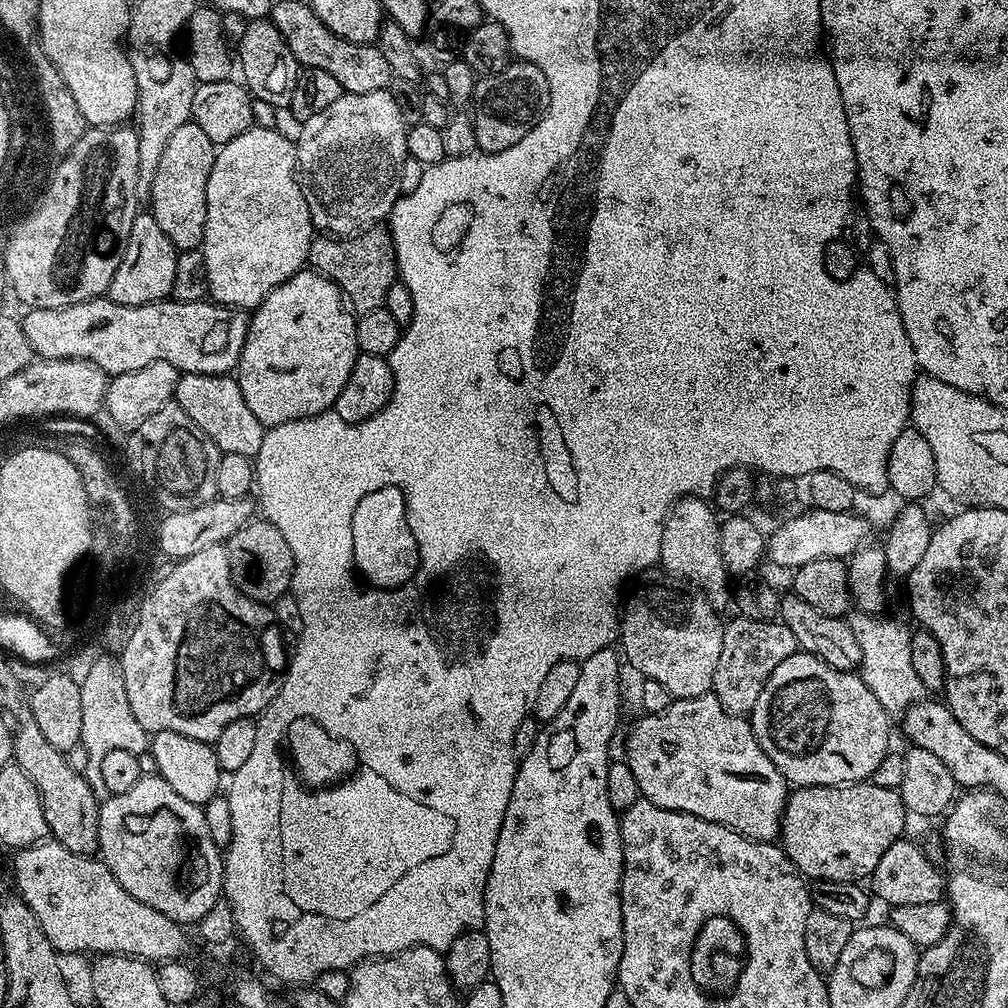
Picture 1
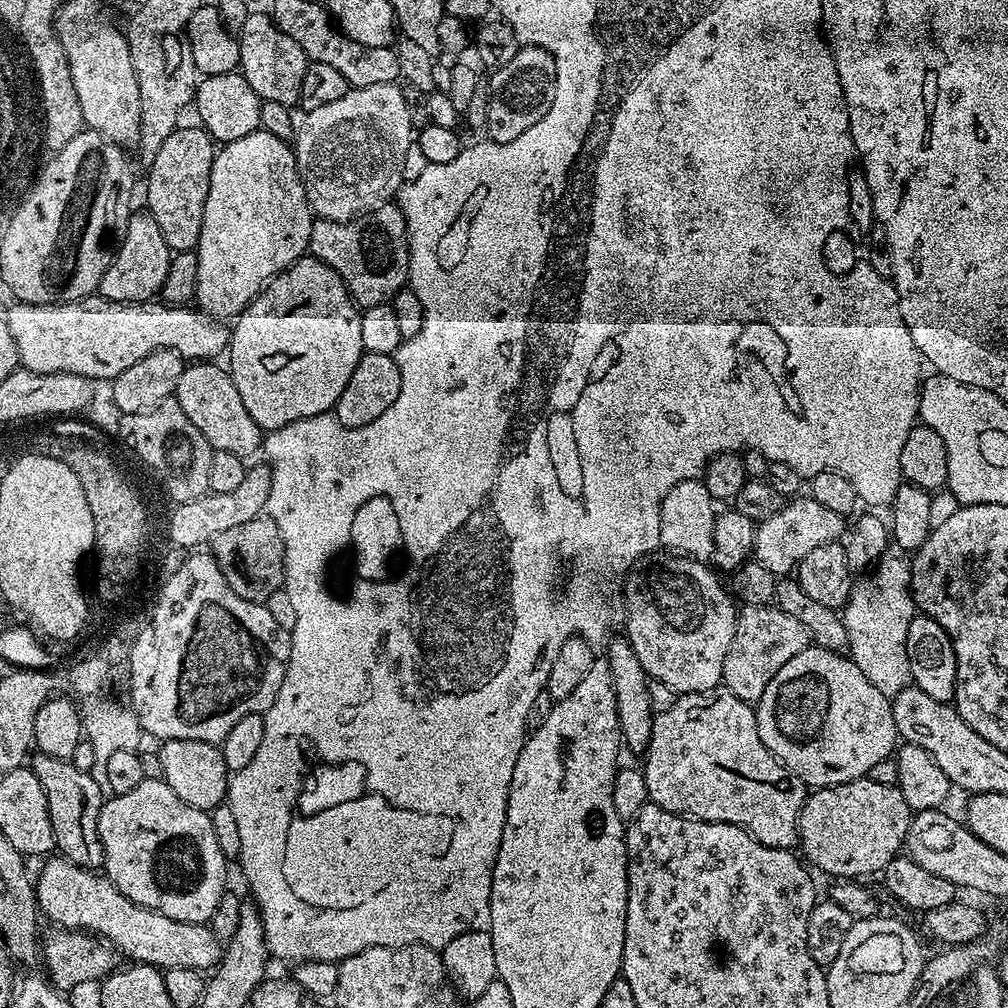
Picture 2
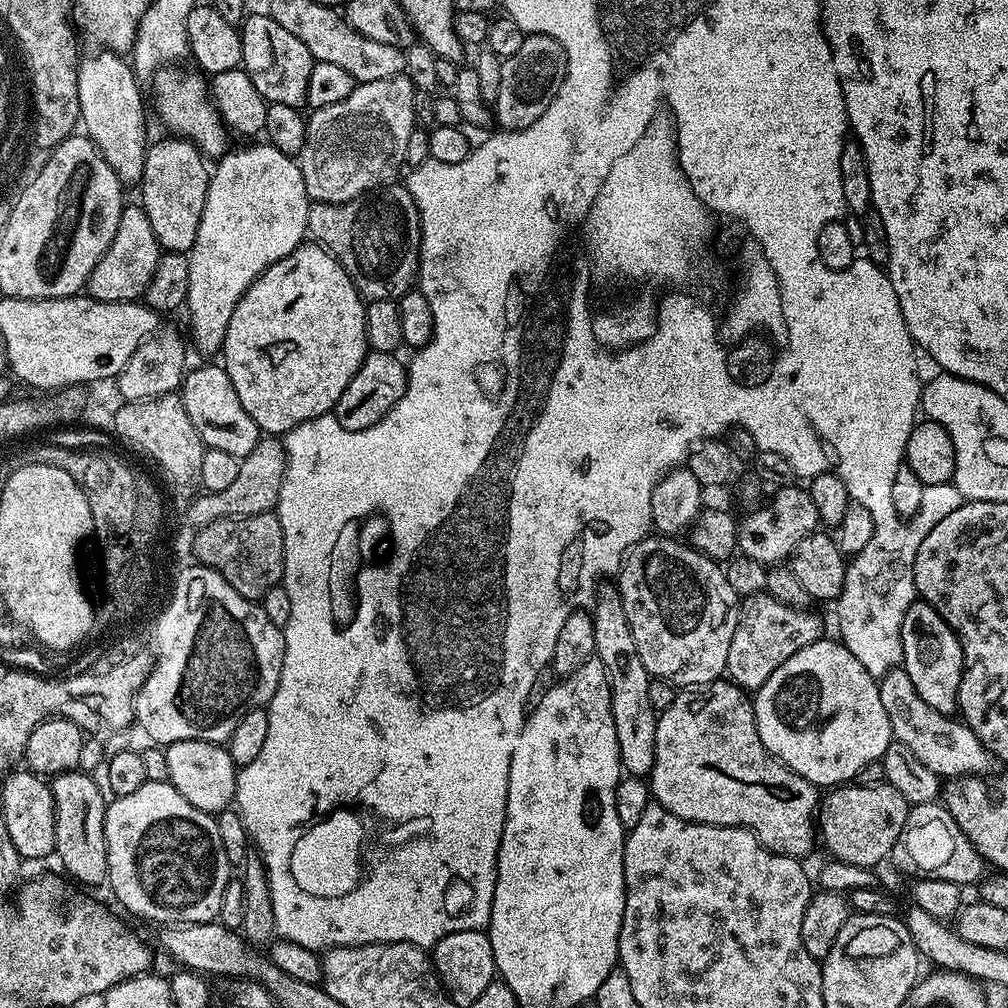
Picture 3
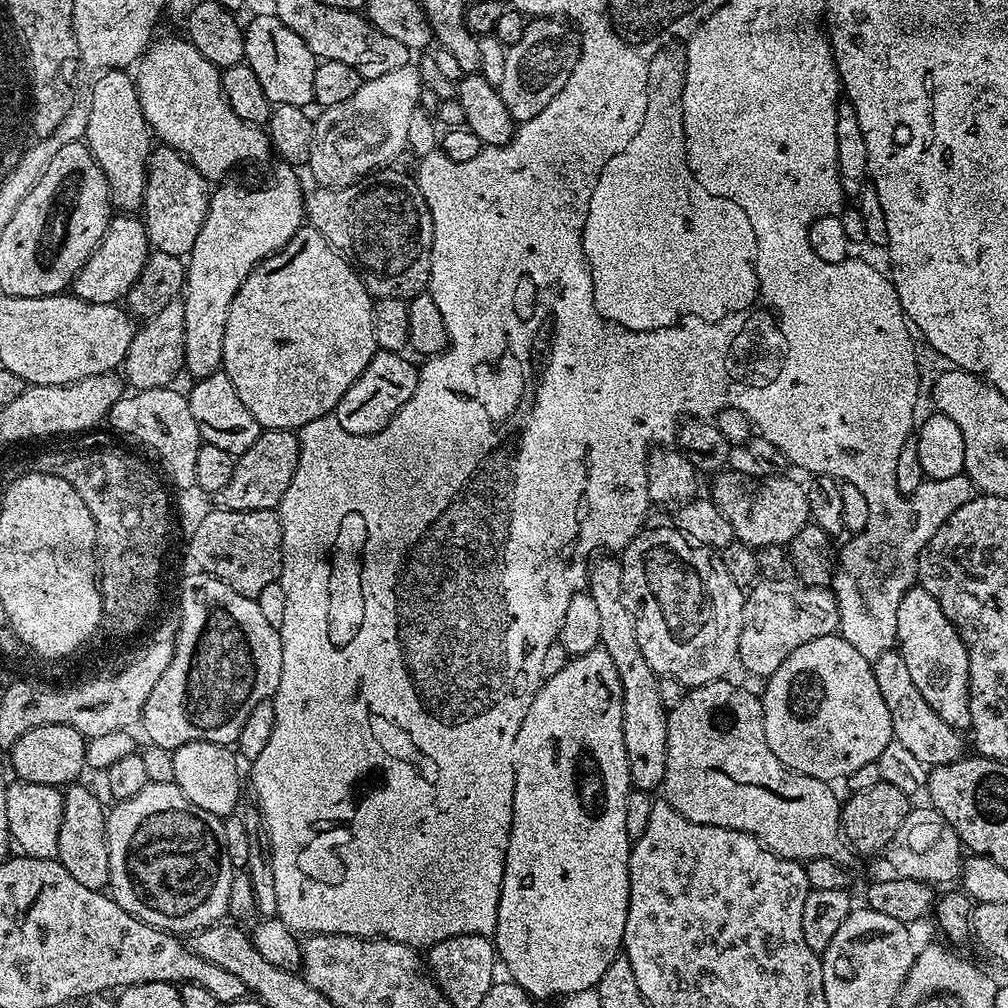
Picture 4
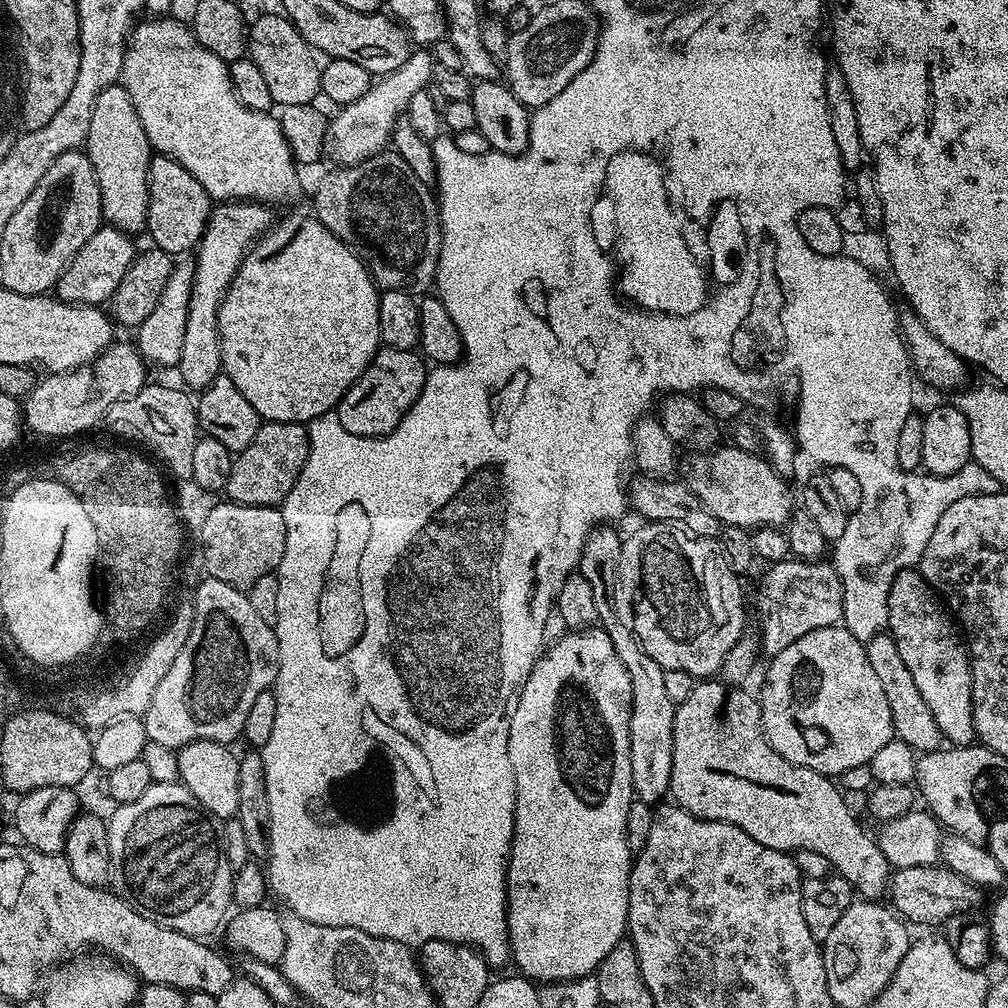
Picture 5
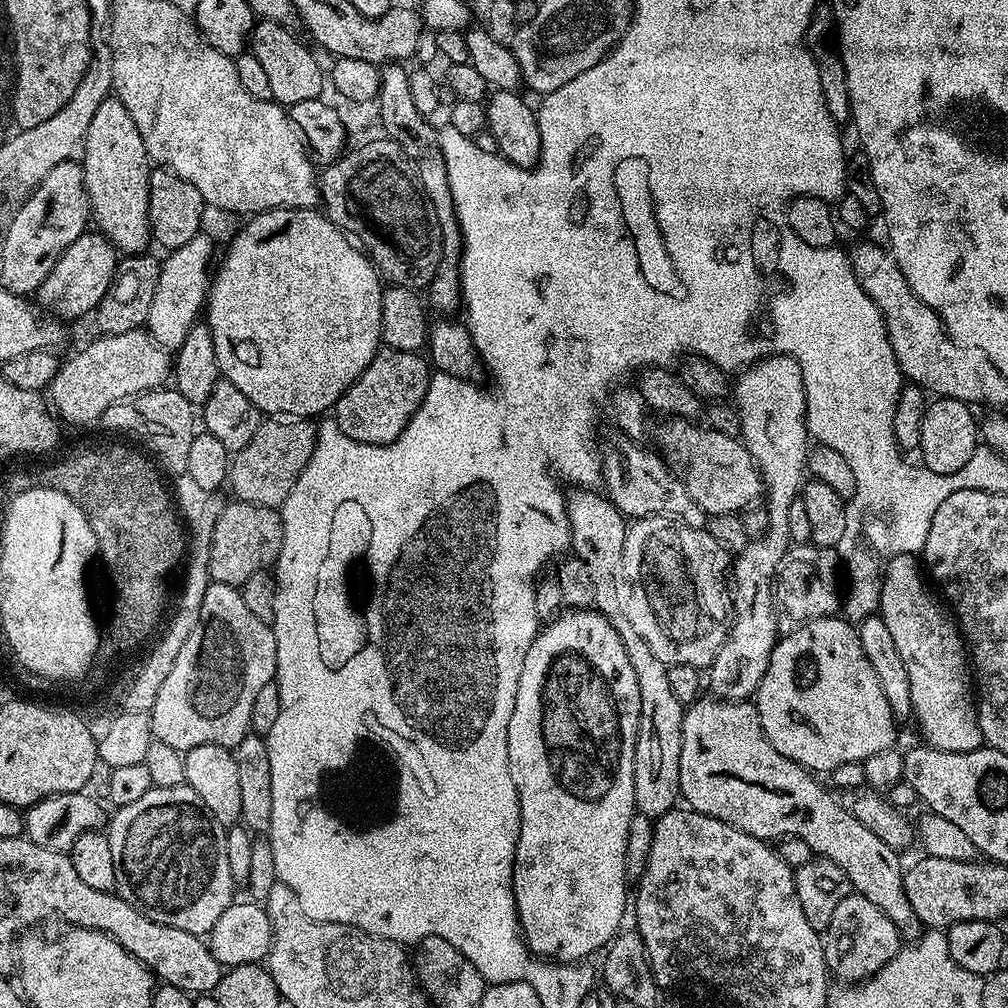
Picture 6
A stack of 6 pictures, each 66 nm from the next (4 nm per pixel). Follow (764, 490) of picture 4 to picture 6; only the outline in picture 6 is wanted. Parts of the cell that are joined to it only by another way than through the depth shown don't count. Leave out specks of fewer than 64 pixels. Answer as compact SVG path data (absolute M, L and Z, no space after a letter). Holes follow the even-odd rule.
M668 418L656 432L655 451L670 471L690 490L690 498L702 506L708 516L743 513L761 499L764 481L756 469L754 458L744 449L737 437L715 432L691 420Z

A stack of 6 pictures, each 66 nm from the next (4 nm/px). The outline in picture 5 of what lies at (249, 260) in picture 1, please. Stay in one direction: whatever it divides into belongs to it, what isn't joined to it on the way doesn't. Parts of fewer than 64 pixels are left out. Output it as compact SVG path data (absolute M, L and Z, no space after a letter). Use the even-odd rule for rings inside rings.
M230 200L213 207L204 237L194 252L196 273L190 294L190 314L186 314L186 334L182 341L182 354L178 371L179 383L185 389L199 394L214 378L222 374L222 354L218 334L218 310L234 274L239 270L249 248L272 227L273 209L267 204L251 200Z

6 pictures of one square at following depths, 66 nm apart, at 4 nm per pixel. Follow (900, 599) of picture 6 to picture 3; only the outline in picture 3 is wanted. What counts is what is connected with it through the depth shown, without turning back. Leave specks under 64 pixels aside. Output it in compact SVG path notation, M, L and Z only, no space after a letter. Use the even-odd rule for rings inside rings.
M917 599L906 610L906 618L902 618L902 650L904 658L902 667L910 674L910 682L914 682L914 690L926 698L934 710L952 716L957 711L960 699L958 692L962 682L964 659L962 646L951 626L944 621L942 614L934 610L925 600Z

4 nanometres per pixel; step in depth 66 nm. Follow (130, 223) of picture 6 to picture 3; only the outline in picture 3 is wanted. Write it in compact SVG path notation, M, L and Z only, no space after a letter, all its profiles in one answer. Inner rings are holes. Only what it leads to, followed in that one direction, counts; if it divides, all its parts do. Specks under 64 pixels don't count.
M96 50L93 56L85 55L78 70L78 102L83 131L89 140L100 148L100 153L110 162L112 169L122 182L138 182L146 162L147 147L150 143L148 128L144 125L144 96L140 93L141 81L132 71L131 63L123 55L107 50Z

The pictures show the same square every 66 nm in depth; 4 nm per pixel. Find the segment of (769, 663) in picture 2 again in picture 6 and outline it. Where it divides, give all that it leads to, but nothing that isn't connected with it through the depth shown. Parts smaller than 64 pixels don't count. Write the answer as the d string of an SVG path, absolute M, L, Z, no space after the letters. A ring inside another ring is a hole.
M813 544L793 545L778 564L776 571L776 623L782 634L793 632L807 620L835 615L842 604L842 566L834 548ZM840 575L840 576L839 576ZM840 586L840 588L839 588ZM840 590L840 596L838 594Z

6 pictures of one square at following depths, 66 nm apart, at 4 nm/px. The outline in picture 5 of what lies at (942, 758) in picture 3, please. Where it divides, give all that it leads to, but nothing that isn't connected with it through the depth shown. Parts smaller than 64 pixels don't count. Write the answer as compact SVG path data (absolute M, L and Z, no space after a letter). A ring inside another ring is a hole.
M887 630L880 632L866 641L864 649L866 658L870 658L870 666L874 669L883 692L886 693L895 739L906 742L906 746L910 746L917 754L935 752L942 744L940 727L938 722L934 722L934 716L930 714L926 702L922 702L918 686L914 686L914 674L910 674L910 666L906 666L906 662L902 659L902 653L898 651L898 642L892 633Z

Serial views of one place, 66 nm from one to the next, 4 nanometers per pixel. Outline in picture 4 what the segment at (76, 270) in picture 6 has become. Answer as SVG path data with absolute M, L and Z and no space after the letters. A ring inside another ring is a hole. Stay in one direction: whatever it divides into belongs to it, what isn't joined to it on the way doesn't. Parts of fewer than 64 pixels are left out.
M136 214L113 215L102 242L98 242L94 254L86 258L86 266L82 266L76 275L75 295L86 302L120 304L127 297L130 286L138 282L148 261L149 251L148 231L144 229L143 219Z

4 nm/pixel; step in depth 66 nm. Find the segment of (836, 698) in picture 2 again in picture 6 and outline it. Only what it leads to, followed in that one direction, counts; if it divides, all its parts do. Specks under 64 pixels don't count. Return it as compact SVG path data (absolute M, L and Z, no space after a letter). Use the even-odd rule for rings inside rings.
M836 614L807 620L800 628L777 639L770 654L770 666L756 687L754 703L770 746L813 774L831 774L838 766L846 766L846 762L863 762L870 754L878 754L897 743L898 721L890 710L890 702L886 702L886 694L882 694L882 686L878 686L874 666L862 654L860 633Z

